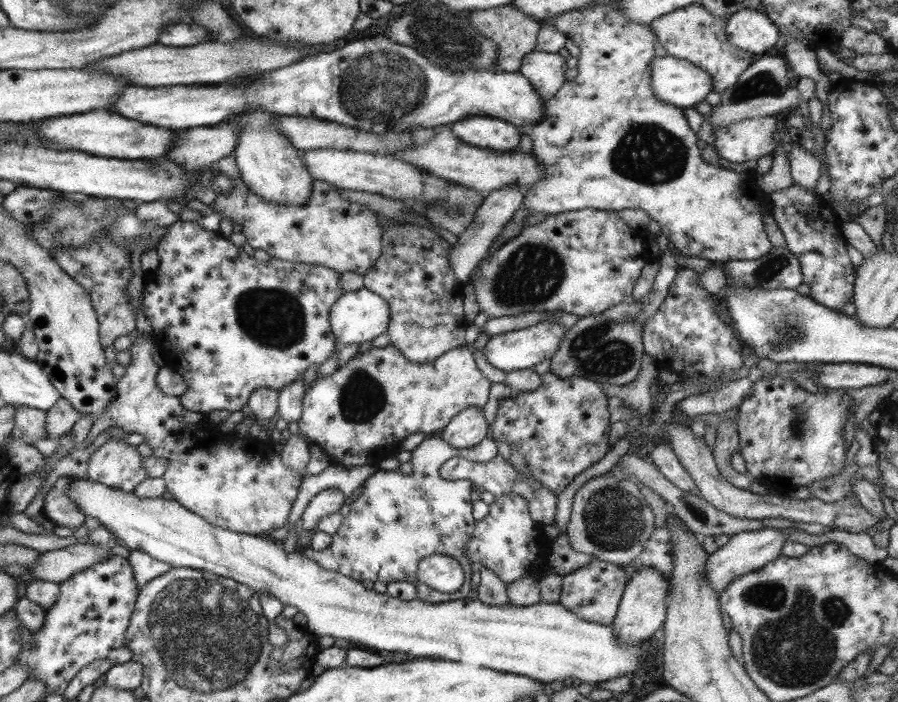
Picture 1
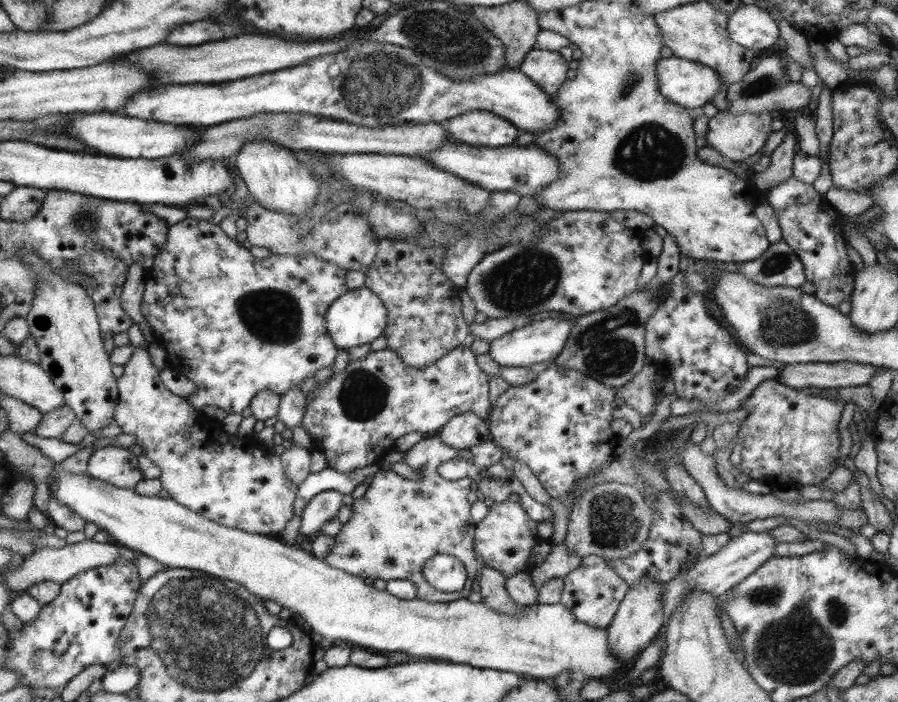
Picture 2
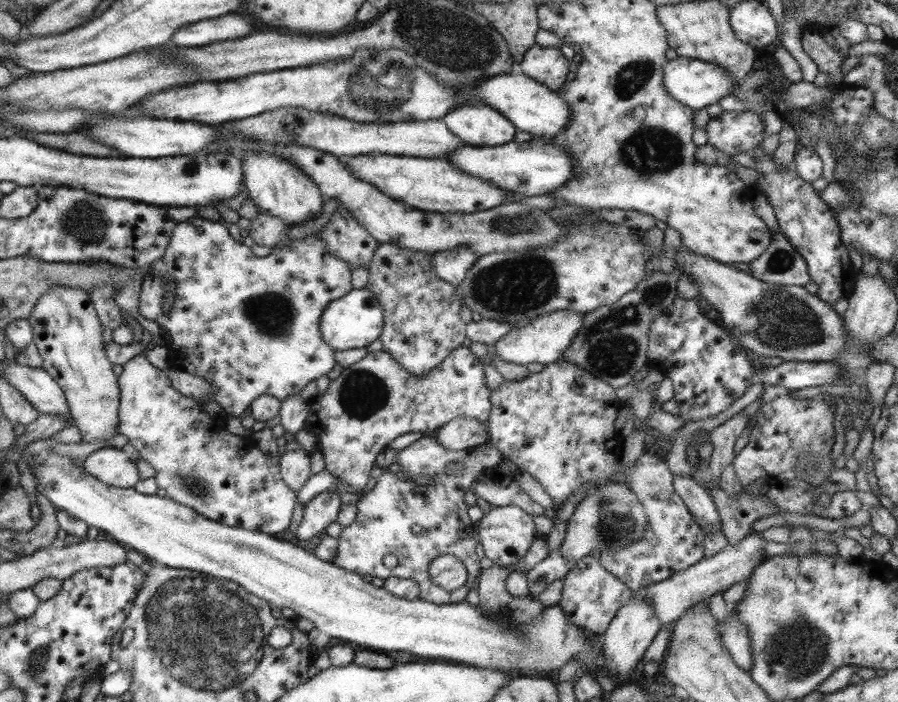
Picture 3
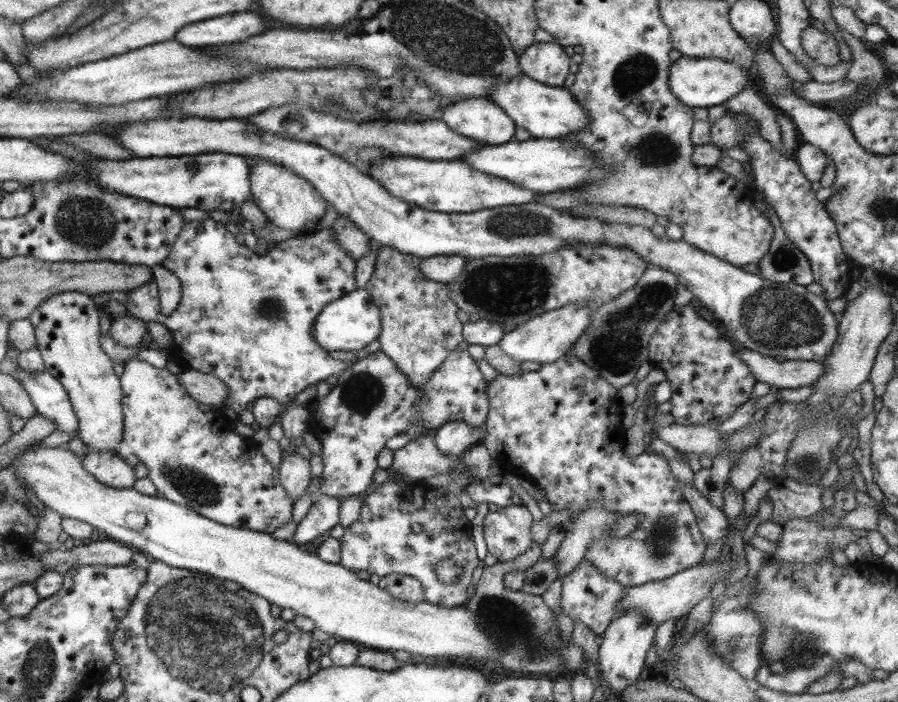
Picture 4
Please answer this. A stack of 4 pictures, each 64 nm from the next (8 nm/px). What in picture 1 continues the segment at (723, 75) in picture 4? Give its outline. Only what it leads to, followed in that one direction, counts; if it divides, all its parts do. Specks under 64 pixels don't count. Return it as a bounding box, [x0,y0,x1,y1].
[649,56,713,108]

